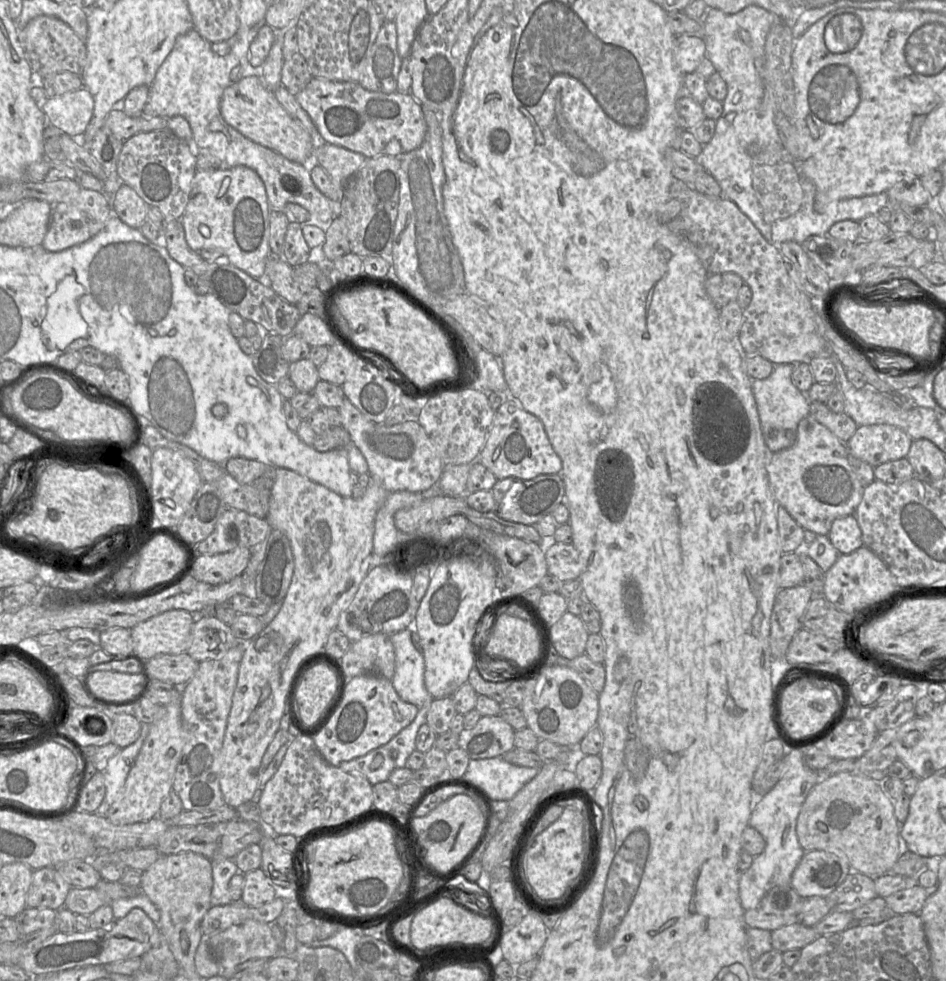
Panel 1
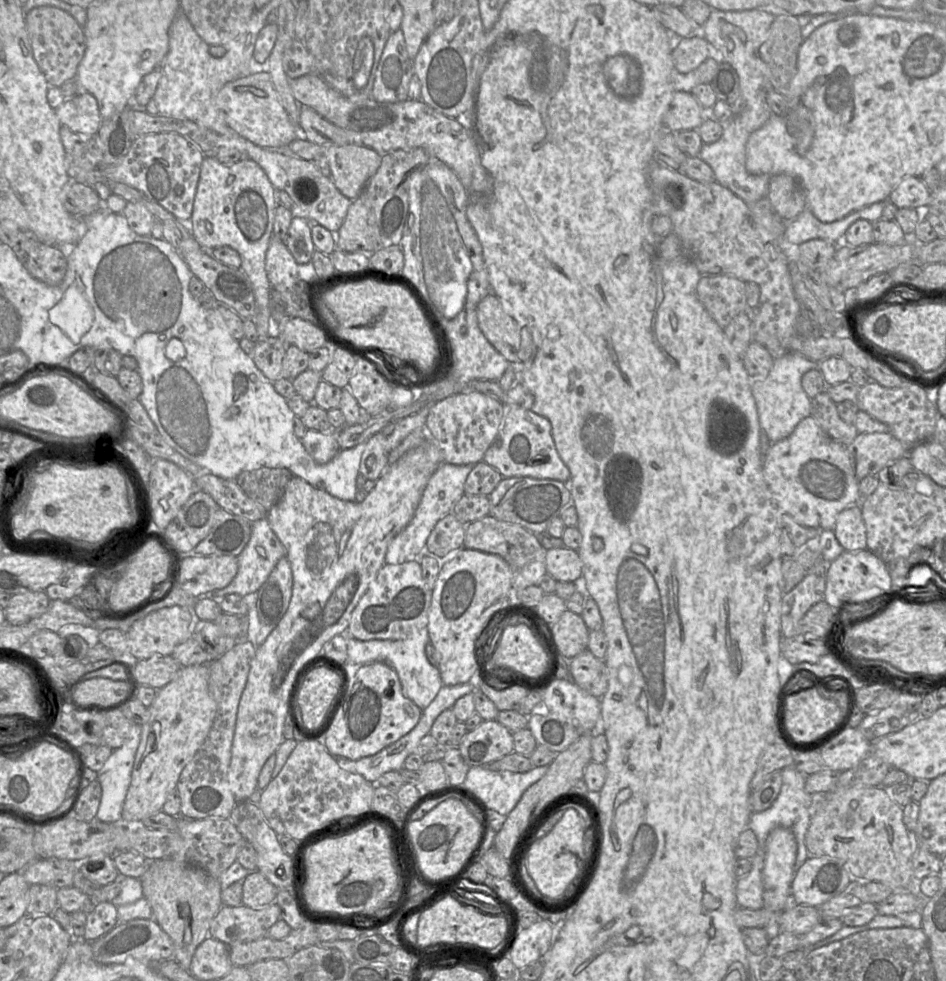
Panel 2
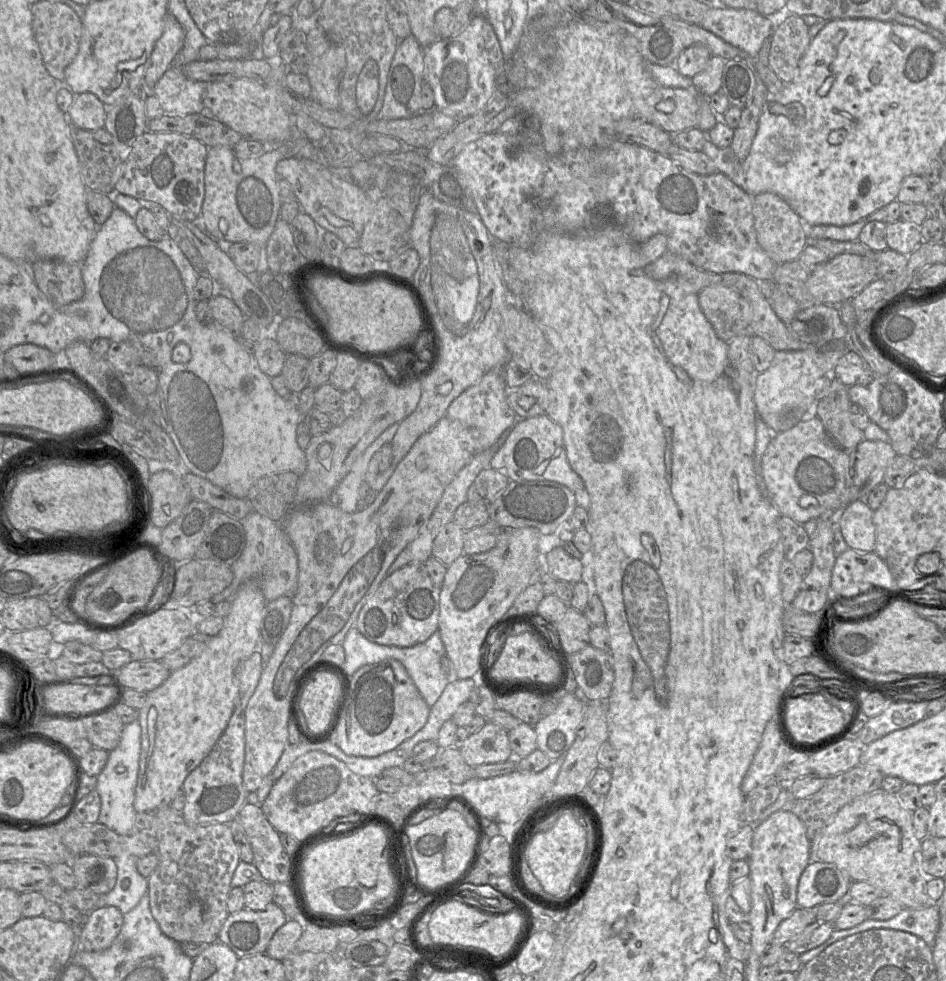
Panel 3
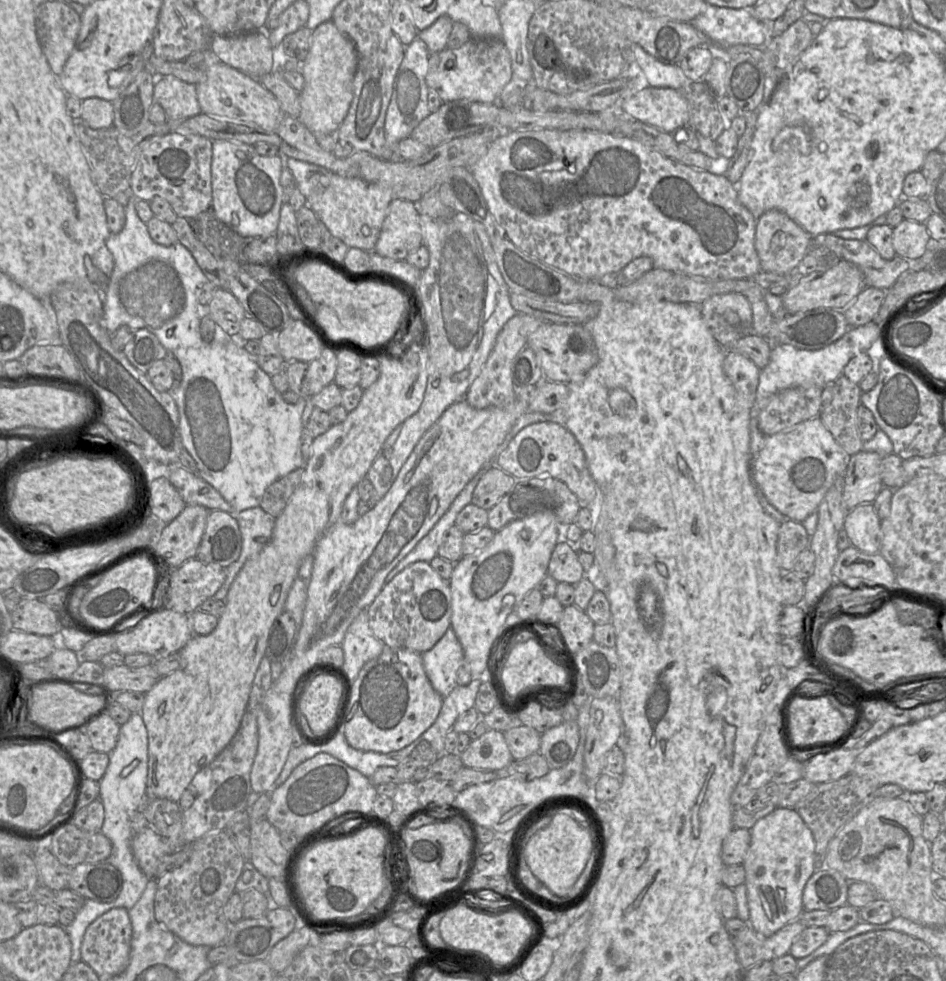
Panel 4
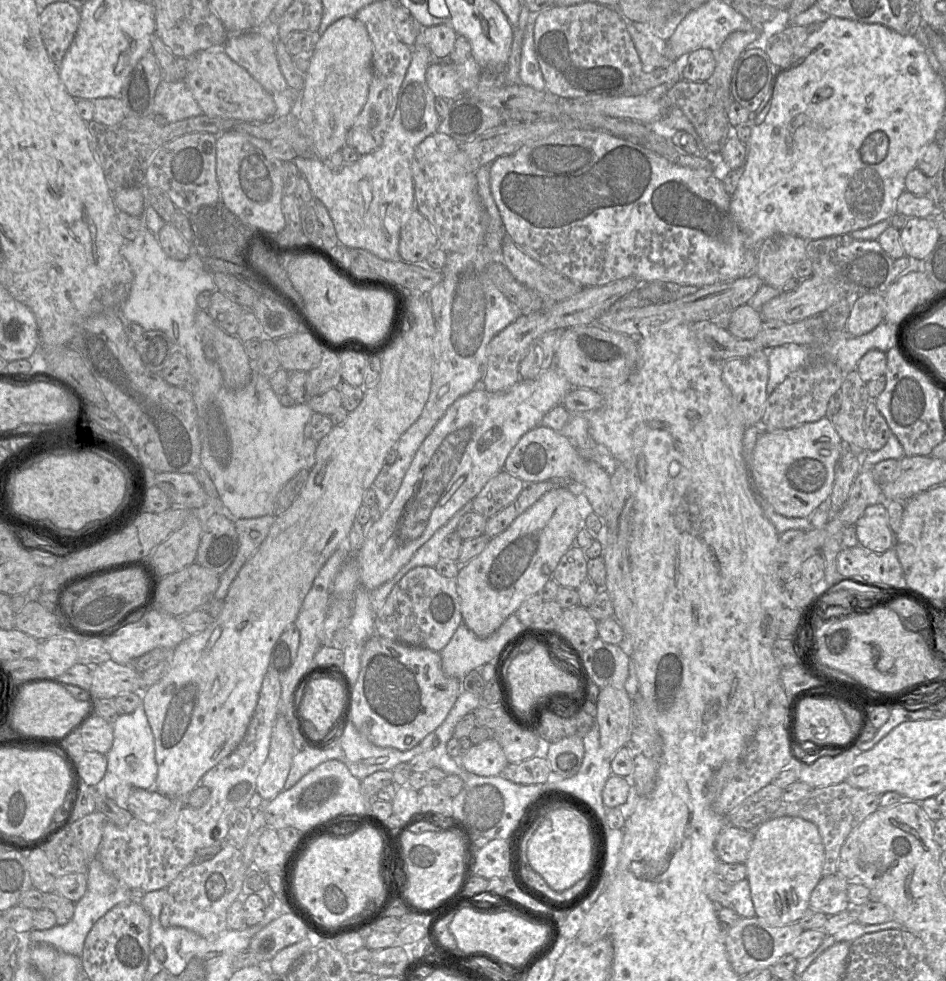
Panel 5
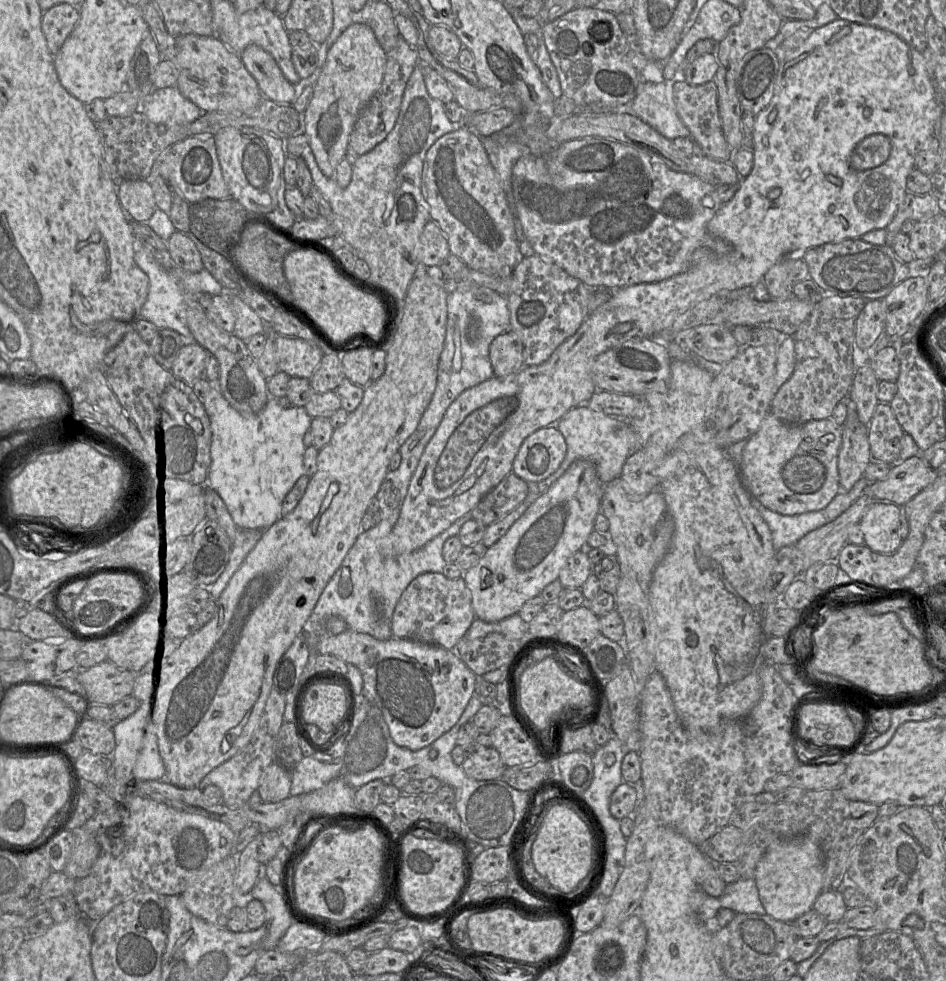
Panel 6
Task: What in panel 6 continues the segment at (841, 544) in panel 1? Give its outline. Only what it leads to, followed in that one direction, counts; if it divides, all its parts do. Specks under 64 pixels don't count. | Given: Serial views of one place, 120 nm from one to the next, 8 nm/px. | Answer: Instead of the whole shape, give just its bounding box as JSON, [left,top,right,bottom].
[859,501,902,553]

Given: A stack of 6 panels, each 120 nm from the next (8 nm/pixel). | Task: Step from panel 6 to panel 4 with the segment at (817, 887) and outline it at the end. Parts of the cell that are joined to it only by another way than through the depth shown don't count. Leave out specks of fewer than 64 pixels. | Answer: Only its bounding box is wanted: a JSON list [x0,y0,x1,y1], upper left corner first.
[742,807,816,936]

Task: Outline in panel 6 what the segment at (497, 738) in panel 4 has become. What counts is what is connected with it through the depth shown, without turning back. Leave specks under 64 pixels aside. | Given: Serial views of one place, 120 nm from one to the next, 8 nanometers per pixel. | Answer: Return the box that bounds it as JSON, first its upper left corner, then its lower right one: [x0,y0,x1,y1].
[461,747,506,780]

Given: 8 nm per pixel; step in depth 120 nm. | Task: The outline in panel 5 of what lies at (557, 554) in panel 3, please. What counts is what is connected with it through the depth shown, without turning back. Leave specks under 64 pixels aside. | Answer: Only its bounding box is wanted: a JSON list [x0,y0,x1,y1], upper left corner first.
[552,545,588,589]

